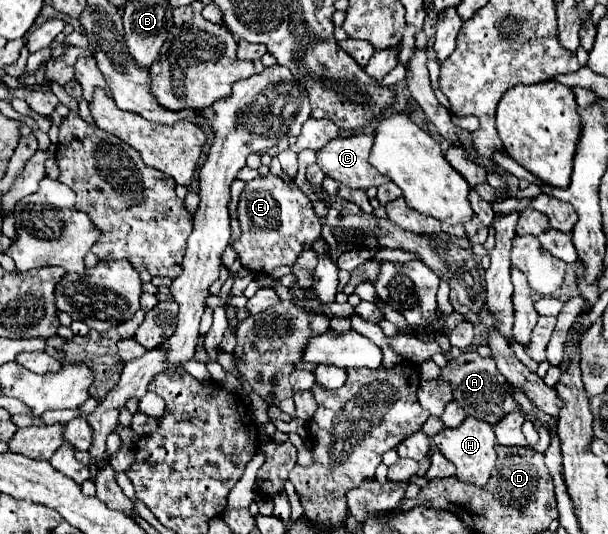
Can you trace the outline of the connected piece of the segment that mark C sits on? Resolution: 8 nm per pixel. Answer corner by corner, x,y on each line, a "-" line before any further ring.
356,134
348,138
334,138
318,152
318,166
326,176
332,176
348,188
370,188
388,182
388,176
380,174
368,164
372,148
372,136

